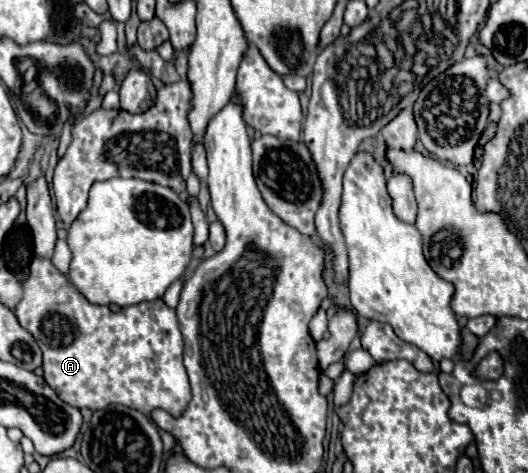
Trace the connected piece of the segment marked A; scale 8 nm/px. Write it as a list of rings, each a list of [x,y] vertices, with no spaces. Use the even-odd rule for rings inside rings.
[[[36,256],[30,264],[30,274],[26,278],[26,282],[22,284],[24,286],[24,296],[22,300],[18,302],[16,306],[16,318],[18,322],[22,324],[22,328],[26,328],[38,342],[38,346],[42,348],[44,352],[44,380],[48,382],[48,386],[64,400],[68,402],[70,406],[74,408],[90,408],[90,410],[102,410],[110,404],[124,404],[128,408],[134,408],[146,416],[150,416],[152,410],[160,408],[160,410],[166,410],[170,416],[178,418],[184,414],[188,402],[190,402],[190,382],[188,382],[188,374],[186,374],[186,368],[182,364],[182,348],[184,348],[184,342],[182,342],[182,334],[180,334],[180,328],[178,328],[178,320],[176,320],[176,312],[174,308],[168,308],[164,300],[158,302],[140,302],[140,304],[134,304],[134,306],[126,306],[126,308],[120,308],[120,312],[112,312],[108,306],[98,306],[98,304],[92,304],[88,302],[78,290],[76,286],[72,286],[72,282],[68,280],[68,276],[64,276],[48,258],[40,258]]]

